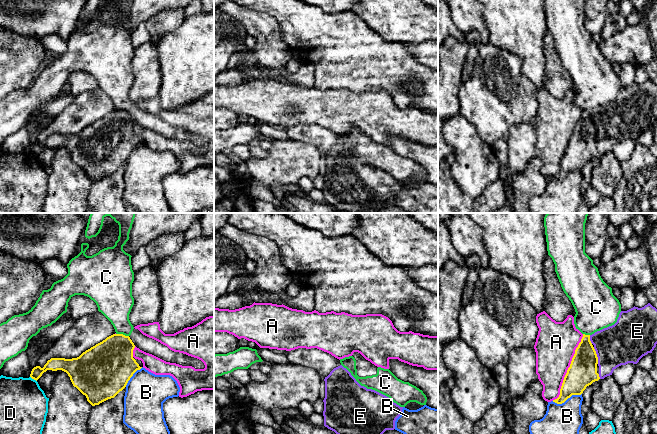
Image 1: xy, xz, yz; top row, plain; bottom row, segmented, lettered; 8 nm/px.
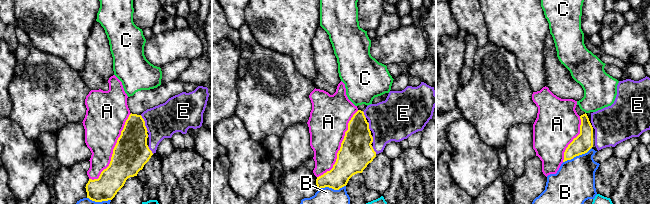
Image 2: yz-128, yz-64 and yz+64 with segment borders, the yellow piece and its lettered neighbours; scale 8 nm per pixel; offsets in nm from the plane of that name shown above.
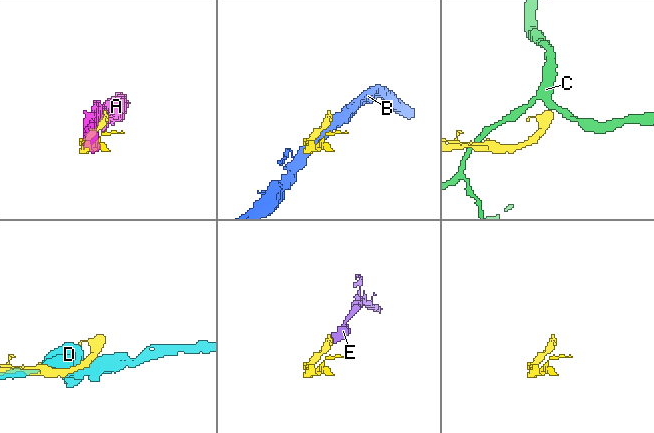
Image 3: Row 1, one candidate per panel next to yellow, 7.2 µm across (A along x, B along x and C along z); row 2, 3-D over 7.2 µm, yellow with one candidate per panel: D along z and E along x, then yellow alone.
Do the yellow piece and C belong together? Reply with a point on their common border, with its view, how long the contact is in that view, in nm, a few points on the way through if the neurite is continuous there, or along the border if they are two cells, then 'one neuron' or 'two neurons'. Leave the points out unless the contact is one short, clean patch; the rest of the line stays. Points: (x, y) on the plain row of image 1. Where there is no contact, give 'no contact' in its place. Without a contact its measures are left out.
meets yellow in xy at (122, 110); contact 110 nm long; border along xy (116, 109), (128, 112); two neurons

